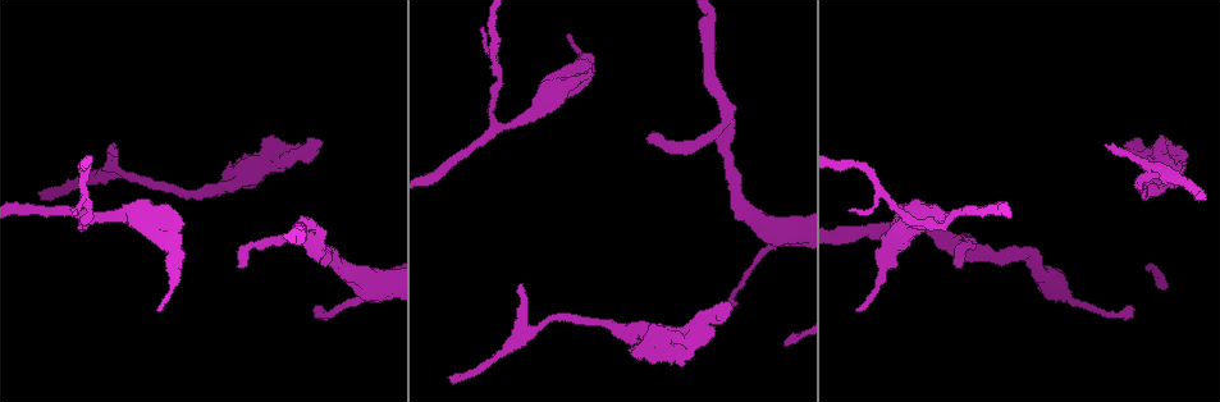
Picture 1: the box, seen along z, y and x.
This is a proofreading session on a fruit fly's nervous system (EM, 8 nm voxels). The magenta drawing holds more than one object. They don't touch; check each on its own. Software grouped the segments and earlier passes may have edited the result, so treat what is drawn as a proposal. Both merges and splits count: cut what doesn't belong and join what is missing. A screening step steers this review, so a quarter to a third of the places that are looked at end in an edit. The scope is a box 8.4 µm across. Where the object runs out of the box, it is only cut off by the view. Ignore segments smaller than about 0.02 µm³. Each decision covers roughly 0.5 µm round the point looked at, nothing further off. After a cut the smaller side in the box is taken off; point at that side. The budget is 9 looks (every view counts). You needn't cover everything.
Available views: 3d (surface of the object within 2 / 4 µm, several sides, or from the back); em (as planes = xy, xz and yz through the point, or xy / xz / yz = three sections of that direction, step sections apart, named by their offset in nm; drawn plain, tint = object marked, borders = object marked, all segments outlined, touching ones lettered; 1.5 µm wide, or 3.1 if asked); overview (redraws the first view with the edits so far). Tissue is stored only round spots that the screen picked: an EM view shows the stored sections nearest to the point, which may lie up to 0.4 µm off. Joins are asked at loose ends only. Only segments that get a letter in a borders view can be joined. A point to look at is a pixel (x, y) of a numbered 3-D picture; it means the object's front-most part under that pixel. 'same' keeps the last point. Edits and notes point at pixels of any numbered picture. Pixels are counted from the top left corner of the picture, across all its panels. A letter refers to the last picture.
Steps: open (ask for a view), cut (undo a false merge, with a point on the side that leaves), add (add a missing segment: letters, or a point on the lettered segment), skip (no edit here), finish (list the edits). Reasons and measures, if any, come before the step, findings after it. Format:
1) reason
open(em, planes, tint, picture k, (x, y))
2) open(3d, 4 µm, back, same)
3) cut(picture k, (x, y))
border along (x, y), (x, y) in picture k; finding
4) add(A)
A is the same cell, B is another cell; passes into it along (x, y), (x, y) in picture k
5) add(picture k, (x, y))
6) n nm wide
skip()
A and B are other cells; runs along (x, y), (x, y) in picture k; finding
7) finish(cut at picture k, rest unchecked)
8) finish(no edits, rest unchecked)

tapers out
open(3d, 4 µm, picture 1, (650, 138))

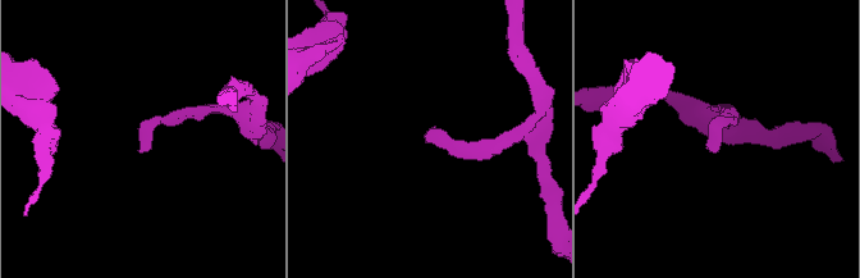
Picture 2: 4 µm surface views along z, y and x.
now the EM
open(em, planes, borders, picture 2, (137, 150))

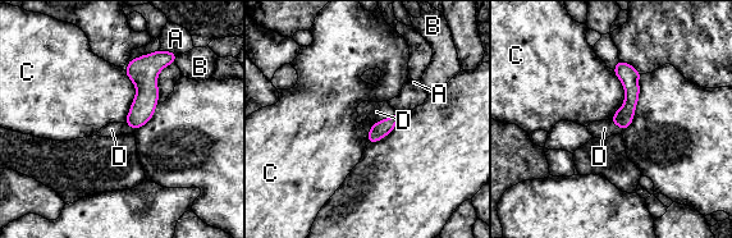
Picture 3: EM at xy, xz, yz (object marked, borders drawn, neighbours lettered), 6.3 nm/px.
110 nm wide
add(picture 3, (376, 111))
D is the same cell, A, B and C are other cells; passes into it along (381, 128), (383, 119), (376, 111) in picture 3; it goes on there

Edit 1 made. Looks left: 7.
see it whole again
open(overview)

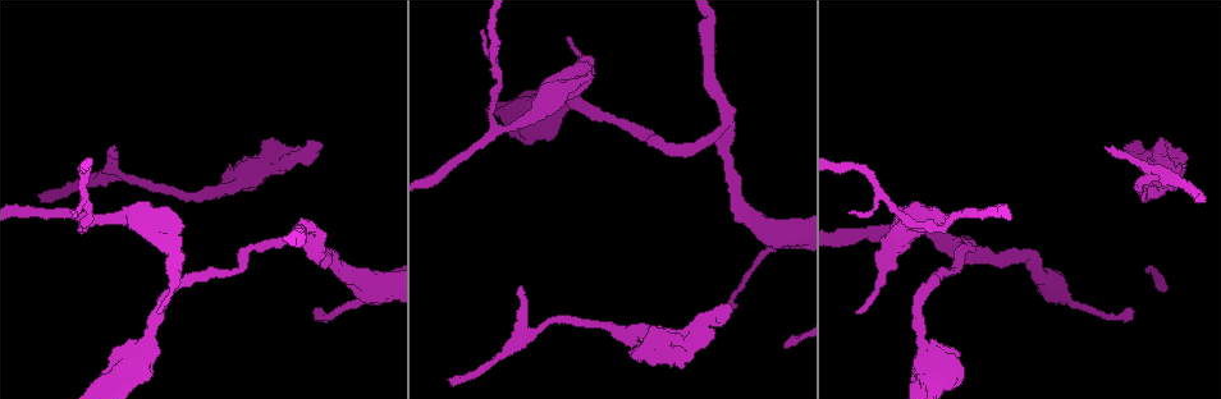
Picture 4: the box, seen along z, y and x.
branch stops here
open(em, xz, step 8, tint, picture 4, (319, 149))

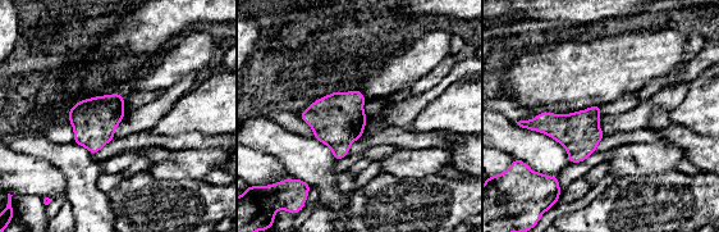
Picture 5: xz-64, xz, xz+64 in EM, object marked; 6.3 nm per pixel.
cut it another way
open(em, planes, borders, same)

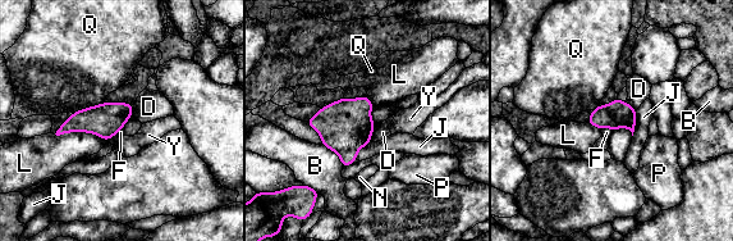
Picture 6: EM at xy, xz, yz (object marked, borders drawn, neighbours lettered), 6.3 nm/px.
skip()
B, D, F, J, L, N, P, Q and Y are other cells; none of them fits

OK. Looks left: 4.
thin end
open(em, planes, plain, picture 4, (41, 194))

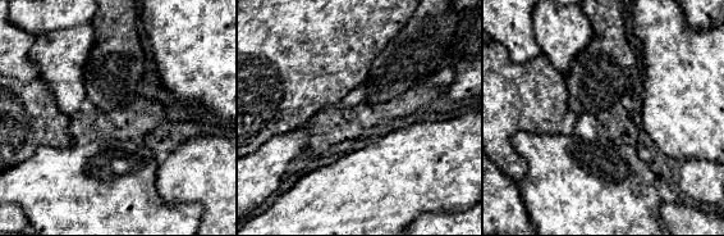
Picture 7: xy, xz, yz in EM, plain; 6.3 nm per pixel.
see the neighbours
open(em, planes, borders, same)

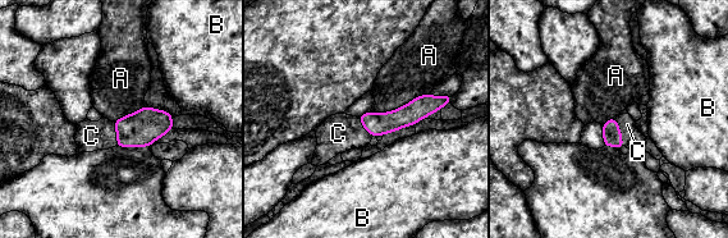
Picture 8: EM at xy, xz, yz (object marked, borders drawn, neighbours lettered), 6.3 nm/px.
add(picture 8, (627, 124))
C is the same cell, A and B are other cells; passes into it along (612, 136), (621, 132), (627, 124) in picture 8; the cell continues

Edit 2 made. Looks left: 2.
finish(add at picture 3, add at picture 8, rest unchecked)

